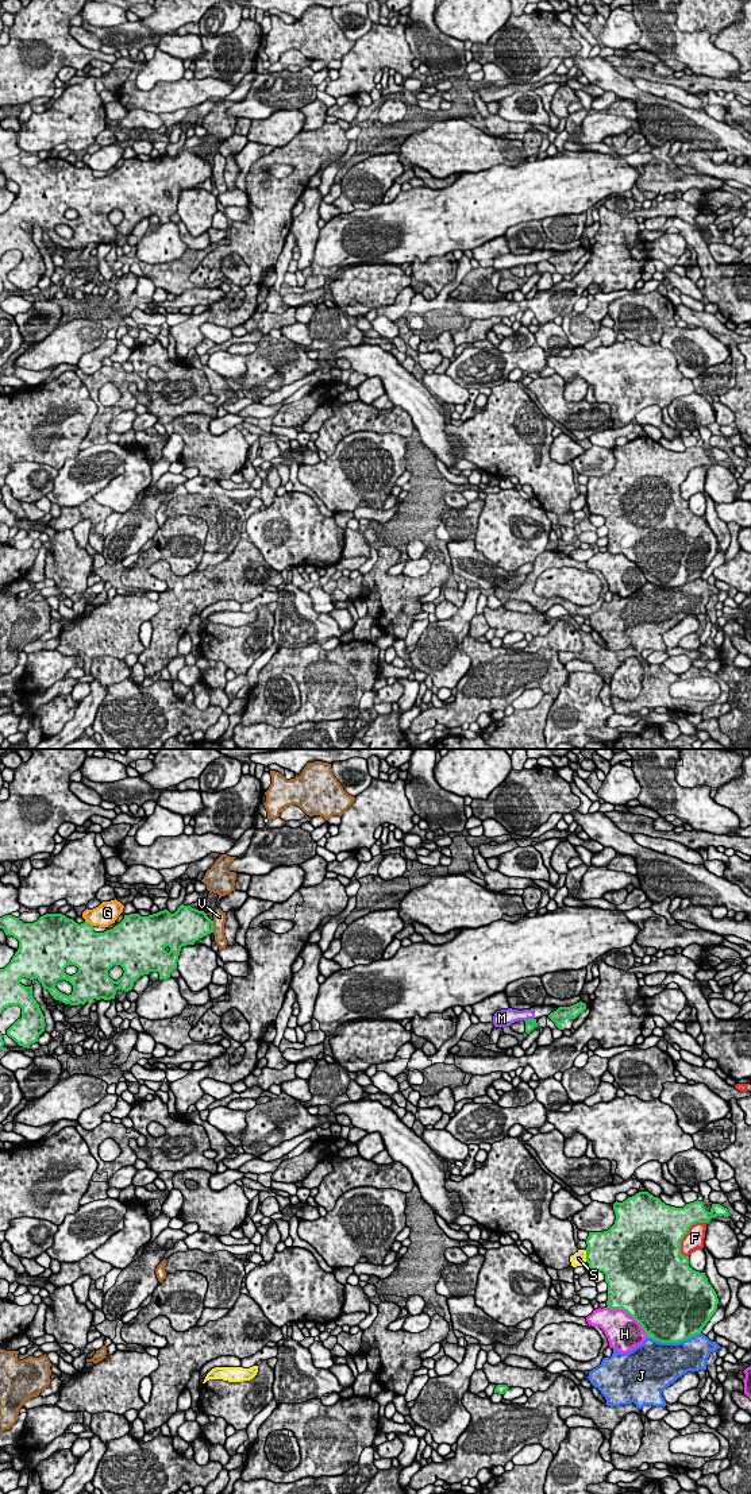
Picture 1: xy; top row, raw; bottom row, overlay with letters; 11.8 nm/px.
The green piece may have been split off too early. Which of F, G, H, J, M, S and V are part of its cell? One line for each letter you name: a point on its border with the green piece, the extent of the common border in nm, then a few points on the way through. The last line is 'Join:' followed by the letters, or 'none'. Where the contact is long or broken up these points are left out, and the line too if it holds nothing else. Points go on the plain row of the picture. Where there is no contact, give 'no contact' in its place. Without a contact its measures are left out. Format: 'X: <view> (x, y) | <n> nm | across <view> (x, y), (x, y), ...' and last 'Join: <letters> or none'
Join: none

